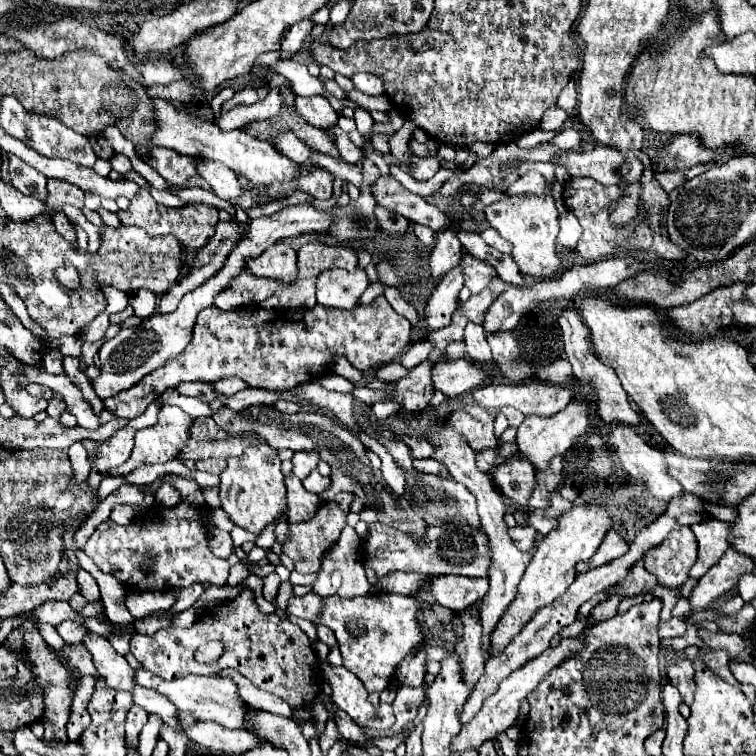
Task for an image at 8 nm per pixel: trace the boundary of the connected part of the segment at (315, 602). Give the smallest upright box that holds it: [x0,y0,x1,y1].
[288,592,424,708]

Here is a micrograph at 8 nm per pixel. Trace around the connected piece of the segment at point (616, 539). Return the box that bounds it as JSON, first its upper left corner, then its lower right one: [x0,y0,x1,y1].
[576,530,628,574]

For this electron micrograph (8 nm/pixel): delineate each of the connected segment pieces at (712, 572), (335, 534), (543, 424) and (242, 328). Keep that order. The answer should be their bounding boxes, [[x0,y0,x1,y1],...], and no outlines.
[[690,546,754,610],[282,492,352,574],[516,400,590,468],[104,296,412,418]]

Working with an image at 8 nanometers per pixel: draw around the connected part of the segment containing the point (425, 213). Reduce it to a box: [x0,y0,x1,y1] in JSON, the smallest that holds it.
[372,176,448,232]

